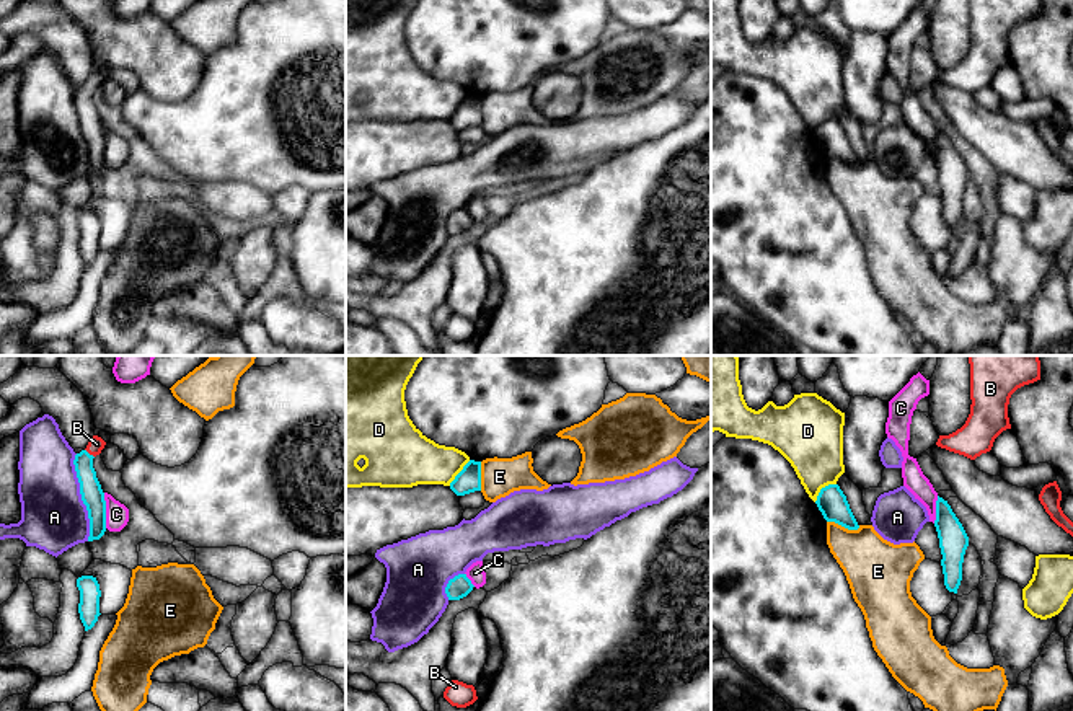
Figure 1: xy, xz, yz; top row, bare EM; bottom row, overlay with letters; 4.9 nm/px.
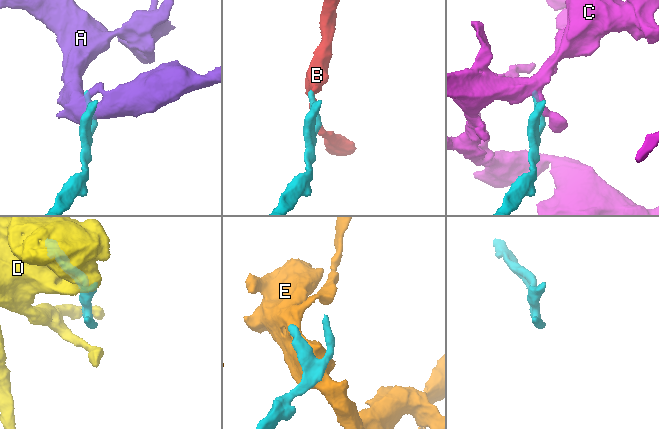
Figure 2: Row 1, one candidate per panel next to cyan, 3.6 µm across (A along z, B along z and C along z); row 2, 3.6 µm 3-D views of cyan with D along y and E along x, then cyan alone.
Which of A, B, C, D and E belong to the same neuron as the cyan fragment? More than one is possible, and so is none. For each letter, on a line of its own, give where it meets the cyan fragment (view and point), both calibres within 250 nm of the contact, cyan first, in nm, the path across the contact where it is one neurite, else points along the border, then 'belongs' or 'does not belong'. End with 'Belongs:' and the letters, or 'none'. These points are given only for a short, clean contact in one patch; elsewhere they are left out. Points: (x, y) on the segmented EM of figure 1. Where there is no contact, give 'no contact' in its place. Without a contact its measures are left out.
A: xy (82, 498) | 110/320 nm | along xy (75, 454), (75, 476), (80, 499), (87, 511), (88, 540) | does not belong
B: xy (88, 454) | 110/80 nm | across xy (92, 494), (87, 478), (88, 454), (97, 444) | belongs
C: xy (105, 511) | 110/110 nm | along xy (103, 493), (106, 527) | does not belong
D: yz (822, 488) | 150/320 nm | along yz (835, 483), (825, 485), (814, 501) | does not belong
E: yz (843, 525) | 150/280 nm | does not belong
Belongs: B

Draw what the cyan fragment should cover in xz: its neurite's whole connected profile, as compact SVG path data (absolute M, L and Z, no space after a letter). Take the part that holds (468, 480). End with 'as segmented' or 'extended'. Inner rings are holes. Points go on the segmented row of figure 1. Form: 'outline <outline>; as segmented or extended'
outline M470 460L450 483L450 489L457 496L481 491L481 461Z; as segmented

